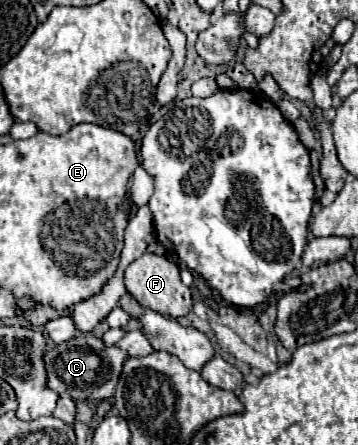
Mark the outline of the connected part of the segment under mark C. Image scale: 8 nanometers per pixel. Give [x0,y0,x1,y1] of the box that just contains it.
[44,336,126,400]

